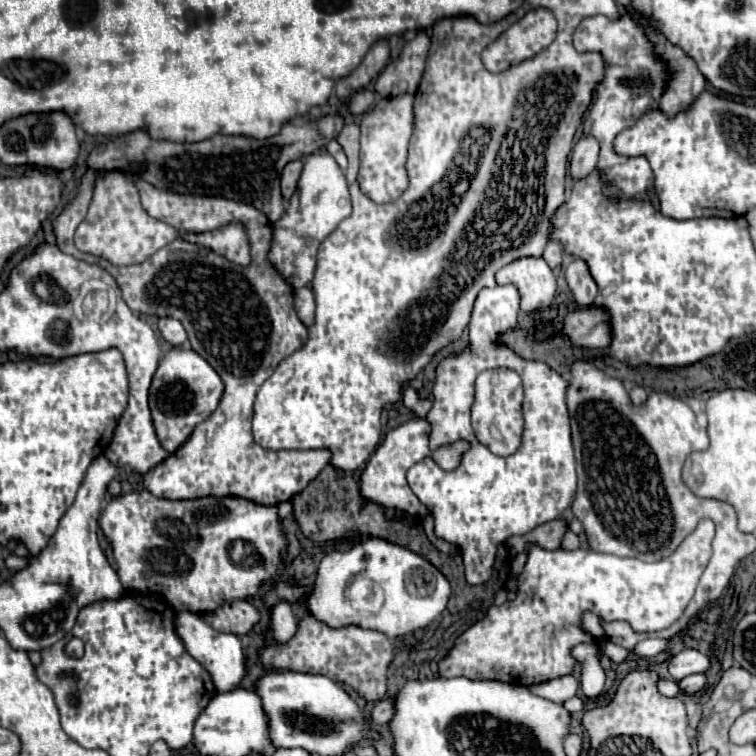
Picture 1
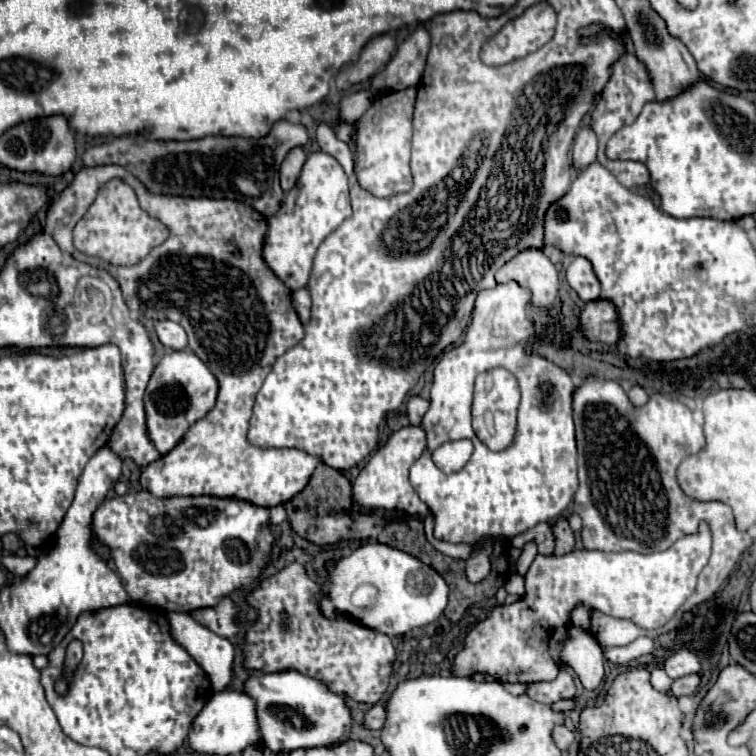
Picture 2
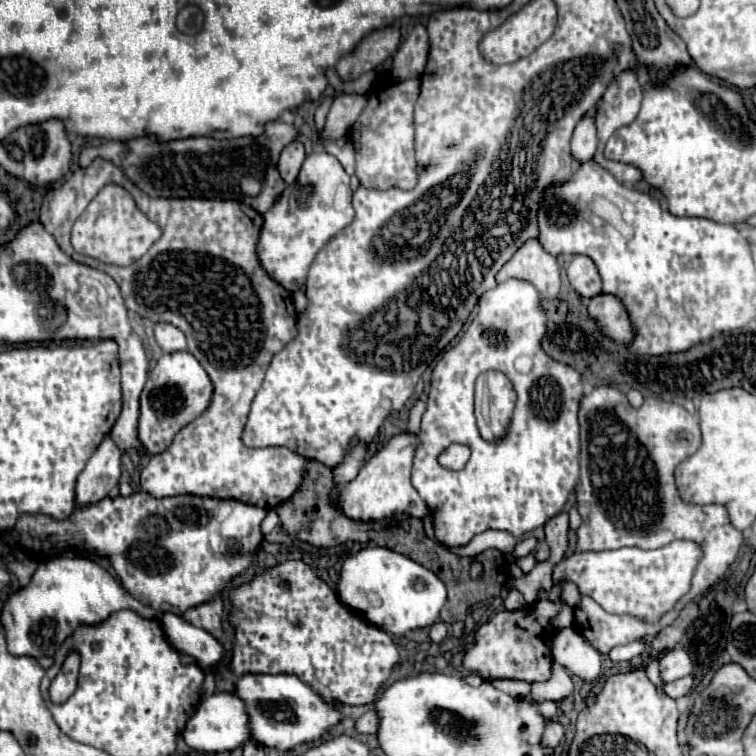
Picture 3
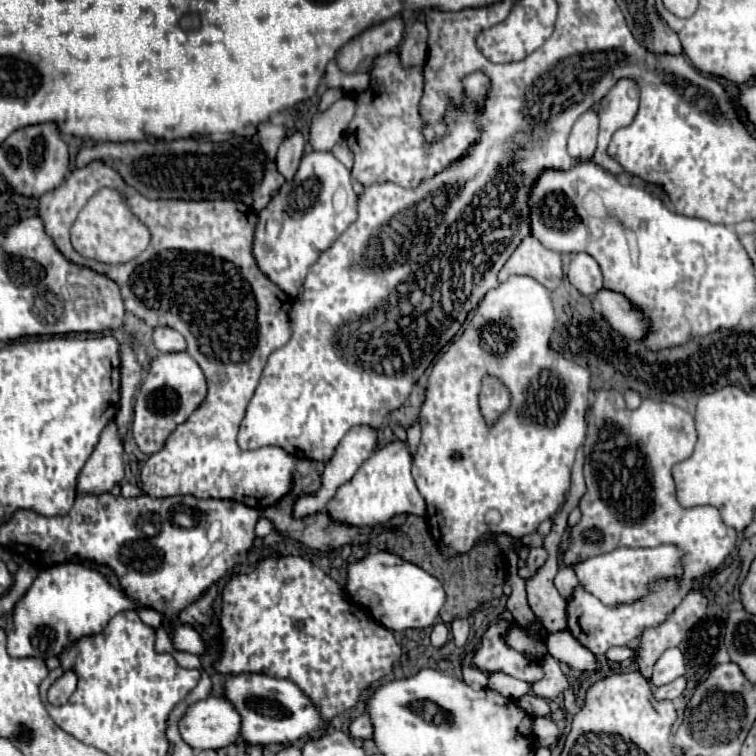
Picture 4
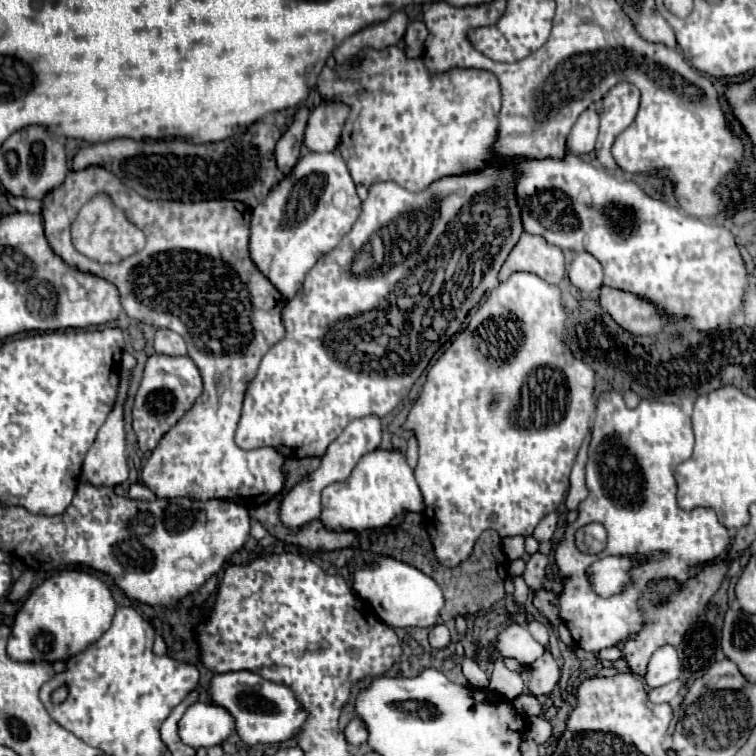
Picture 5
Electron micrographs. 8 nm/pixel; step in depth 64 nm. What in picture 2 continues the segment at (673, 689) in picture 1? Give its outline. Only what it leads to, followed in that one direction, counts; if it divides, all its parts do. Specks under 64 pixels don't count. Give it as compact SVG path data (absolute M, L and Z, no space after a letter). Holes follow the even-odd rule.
M654 668L654 670L650 672L650 680L652 680L652 686L654 686L656 690L660 690L660 692L670 692L670 684L672 684L672 680L664 674L664 670Z

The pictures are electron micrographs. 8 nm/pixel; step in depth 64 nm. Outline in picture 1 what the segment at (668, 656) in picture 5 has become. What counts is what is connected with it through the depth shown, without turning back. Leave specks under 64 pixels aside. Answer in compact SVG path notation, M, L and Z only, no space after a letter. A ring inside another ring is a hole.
M684 648L682 652L678 652L676 656L672 656L668 660L668 672L676 682L682 680L684 676L690 676L696 672L706 672L708 668L710 668L708 656L698 650L690 650L690 648Z

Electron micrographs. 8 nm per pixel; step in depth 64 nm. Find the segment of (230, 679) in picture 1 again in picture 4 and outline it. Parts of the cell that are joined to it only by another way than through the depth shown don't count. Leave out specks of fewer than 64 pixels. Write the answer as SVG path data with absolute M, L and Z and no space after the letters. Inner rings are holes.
M176 626L174 628L174 648L190 654L202 654L204 642L200 634L190 626Z

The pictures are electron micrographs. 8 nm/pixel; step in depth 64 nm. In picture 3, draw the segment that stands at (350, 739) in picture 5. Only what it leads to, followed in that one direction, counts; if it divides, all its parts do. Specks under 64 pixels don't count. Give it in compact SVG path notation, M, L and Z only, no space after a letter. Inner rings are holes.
M368 710L364 716L360 716L360 718L356 720L354 730L356 730L358 734L376 734L376 730L378 730L376 710Z

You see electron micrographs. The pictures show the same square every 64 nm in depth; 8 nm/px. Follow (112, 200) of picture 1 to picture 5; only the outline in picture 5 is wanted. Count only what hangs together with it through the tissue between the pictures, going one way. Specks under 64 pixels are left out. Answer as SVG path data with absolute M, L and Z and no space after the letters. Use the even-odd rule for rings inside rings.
M100 194L92 198L84 210L80 210L72 226L72 242L80 254L96 262L120 262L144 248L144 234L132 226L132 222L128 222L118 208L114 208L106 194Z

